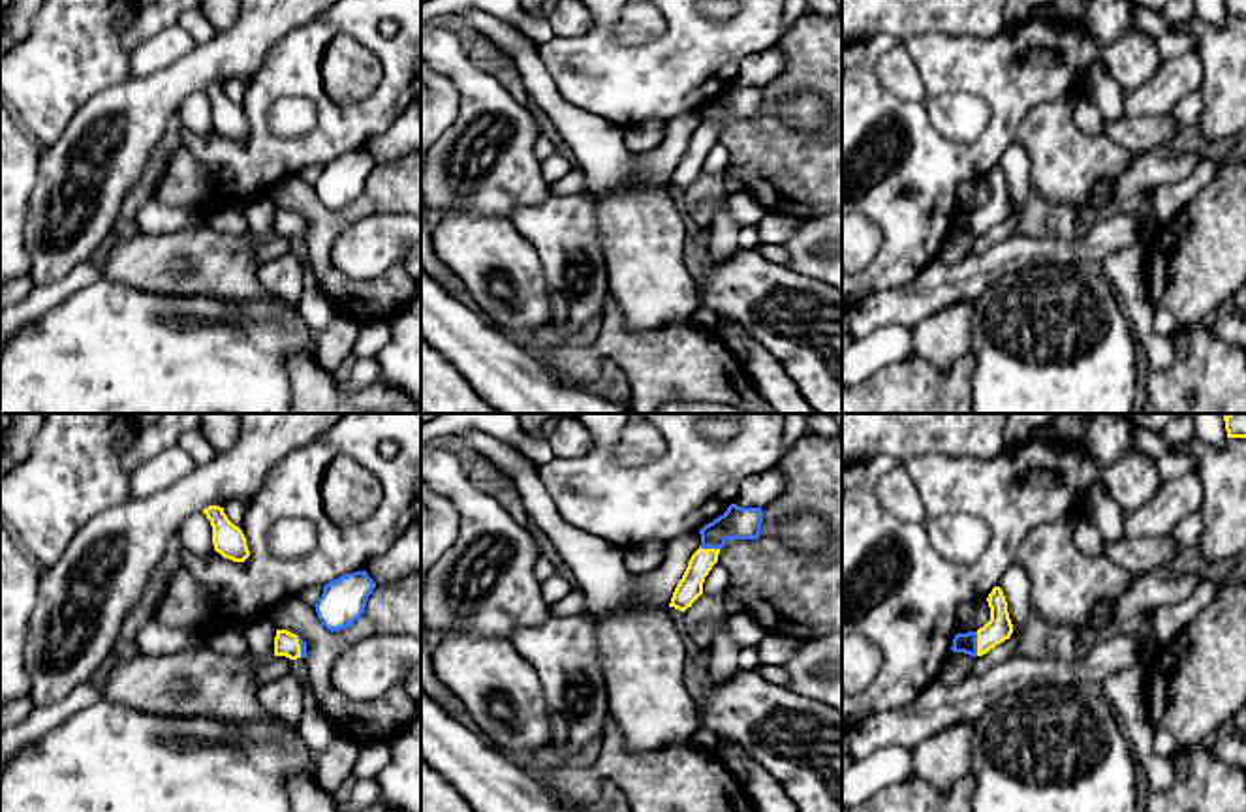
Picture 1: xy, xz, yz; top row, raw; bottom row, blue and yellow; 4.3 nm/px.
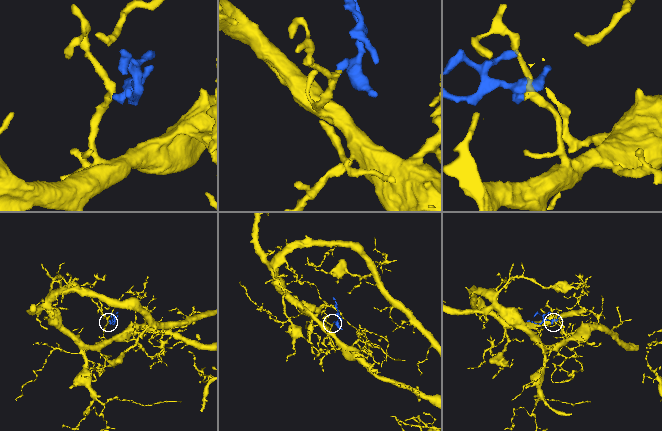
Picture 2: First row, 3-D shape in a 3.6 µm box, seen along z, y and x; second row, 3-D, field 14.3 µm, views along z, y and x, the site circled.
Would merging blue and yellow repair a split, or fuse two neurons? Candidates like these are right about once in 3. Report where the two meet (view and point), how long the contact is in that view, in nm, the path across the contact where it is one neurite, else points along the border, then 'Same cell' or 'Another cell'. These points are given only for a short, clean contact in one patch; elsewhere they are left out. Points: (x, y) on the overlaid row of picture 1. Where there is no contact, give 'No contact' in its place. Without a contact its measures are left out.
Touches blue at yz (976, 643). Shared border 100 nm. Same cell

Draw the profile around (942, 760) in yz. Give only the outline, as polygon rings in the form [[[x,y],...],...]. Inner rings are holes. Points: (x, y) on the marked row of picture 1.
[[[958,724],[919,742],[913,754],[913,774],[938,791],[949,791],[972,771],[973,724]]]

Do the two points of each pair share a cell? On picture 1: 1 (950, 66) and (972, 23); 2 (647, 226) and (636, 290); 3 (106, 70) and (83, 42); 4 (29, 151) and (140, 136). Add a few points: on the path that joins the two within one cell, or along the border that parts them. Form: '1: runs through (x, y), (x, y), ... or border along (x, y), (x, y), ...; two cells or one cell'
1: border along (1008, 27), (1000, 34), (985, 38), (919, 36); two cells
2: runs through (645, 241), (645, 275); one cell
3: runs through (98, 62), (85, 49); one cell
4: border along (42, 149), (36, 185), (31, 192); two cells

